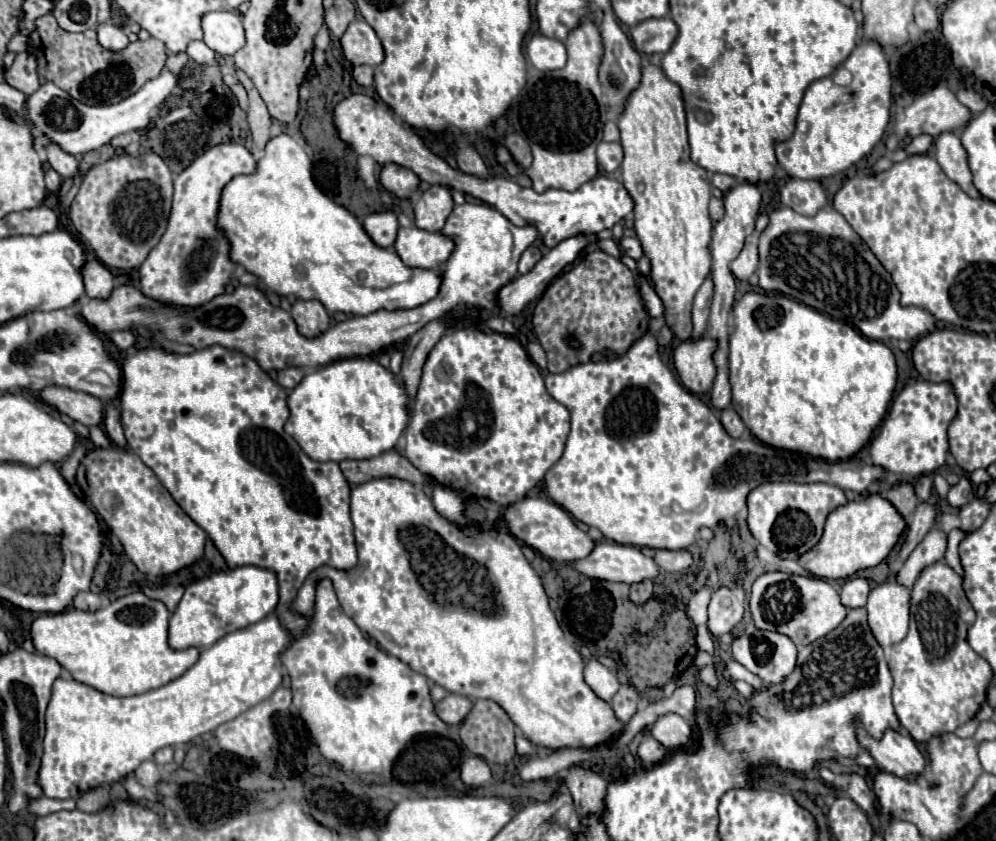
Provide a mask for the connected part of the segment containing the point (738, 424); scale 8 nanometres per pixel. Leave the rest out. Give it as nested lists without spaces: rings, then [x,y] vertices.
[[[730,407],[730,409],[724,409],[724,411],[720,413],[720,421],[722,421],[724,429],[728,431],[728,435],[732,435],[732,437],[742,437],[746,425],[744,425],[744,421],[740,419],[740,415],[738,415],[732,407]]]

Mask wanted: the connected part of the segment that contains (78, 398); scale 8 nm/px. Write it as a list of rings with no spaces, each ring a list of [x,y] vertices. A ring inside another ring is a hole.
[[[48,387],[42,391],[42,399],[54,405],[60,413],[66,413],[72,421],[78,421],[86,427],[102,423],[102,403],[92,395],[62,387]]]

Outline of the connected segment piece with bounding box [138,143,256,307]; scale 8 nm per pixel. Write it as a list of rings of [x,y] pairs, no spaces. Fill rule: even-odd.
[[[228,143],[216,145],[196,157],[182,173],[174,179],[174,203],[168,219],[166,233],[158,241],[158,245],[150,251],[146,261],[140,265],[140,291],[144,297],[170,305],[170,307],[200,307],[212,301],[218,295],[226,293],[226,285],[232,281],[236,263],[230,259],[230,241],[218,227],[218,209],[220,209],[220,195],[224,185],[236,175],[252,175],[256,173],[256,161],[252,153],[242,143]]]

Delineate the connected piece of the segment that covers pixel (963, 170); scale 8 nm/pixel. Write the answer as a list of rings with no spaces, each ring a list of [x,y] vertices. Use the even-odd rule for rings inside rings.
[[[944,131],[934,139],[934,157],[942,171],[956,181],[970,197],[980,197],[972,183],[972,171],[968,167],[968,153],[962,147],[960,135],[954,131]]]

